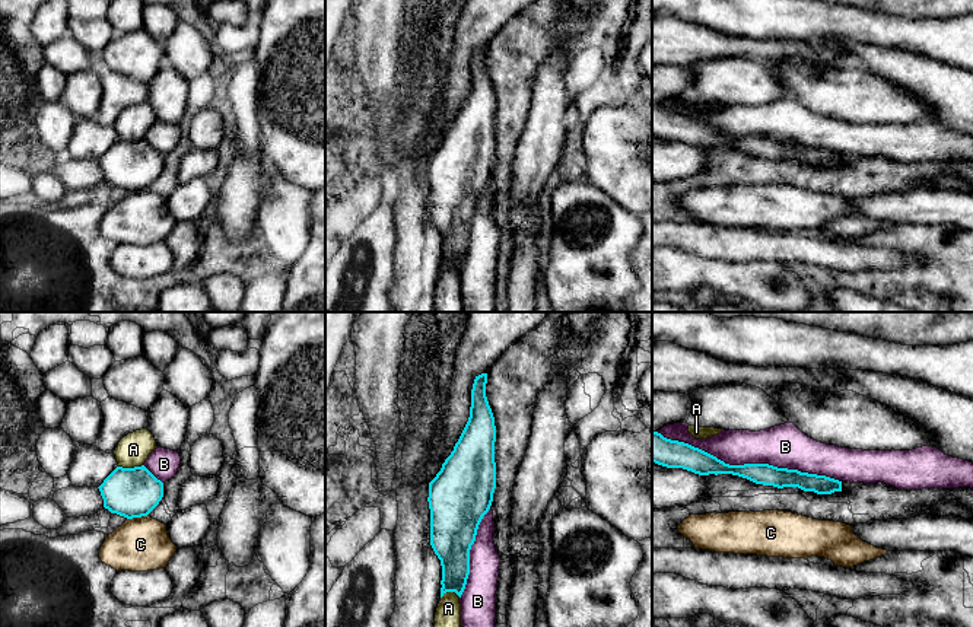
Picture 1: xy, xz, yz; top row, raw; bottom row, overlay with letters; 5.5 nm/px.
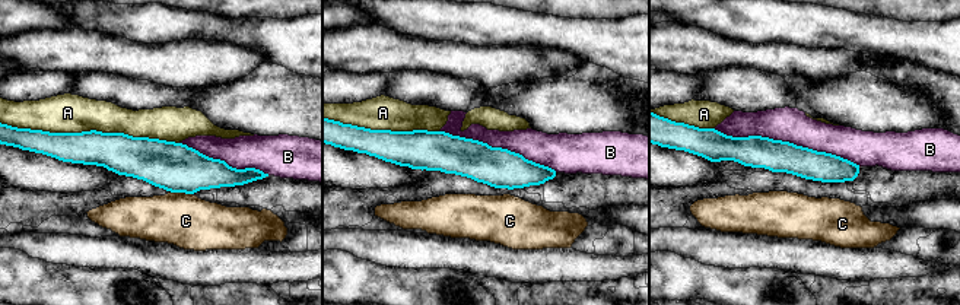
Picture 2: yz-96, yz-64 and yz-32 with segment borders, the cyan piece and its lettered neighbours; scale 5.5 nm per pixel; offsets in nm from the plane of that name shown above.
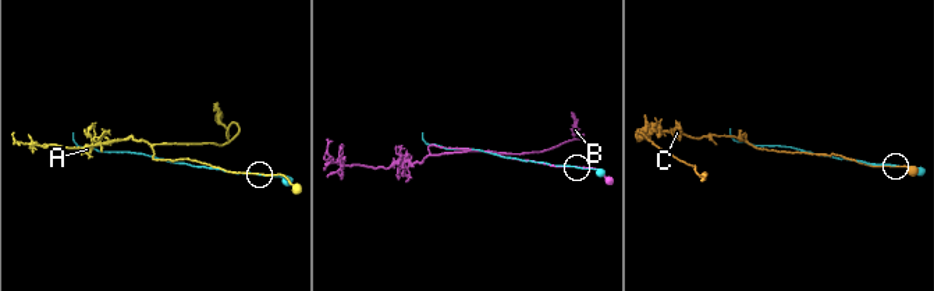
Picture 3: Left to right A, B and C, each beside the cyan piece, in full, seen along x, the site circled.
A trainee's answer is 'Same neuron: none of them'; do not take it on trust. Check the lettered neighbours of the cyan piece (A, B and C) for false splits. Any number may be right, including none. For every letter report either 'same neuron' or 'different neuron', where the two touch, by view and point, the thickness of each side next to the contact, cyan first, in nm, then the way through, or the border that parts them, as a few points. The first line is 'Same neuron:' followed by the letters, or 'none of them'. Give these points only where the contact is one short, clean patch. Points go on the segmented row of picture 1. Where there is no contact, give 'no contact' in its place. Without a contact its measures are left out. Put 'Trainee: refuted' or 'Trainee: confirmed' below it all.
Same neuron: none of them
A: different neuron; meets cyan in xy at (130, 468); 280 nm thick on the cyan side, 180 nm on the other
B: different neuron; meets cyan in yz at (749, 464); 130 nm thick on the cyan side, 240 nm on the other
C: different neuron; meets cyan in xy at (136, 516); 280 nm thick on the cyan side, 300 nm on the other
Trainee: confirmed

